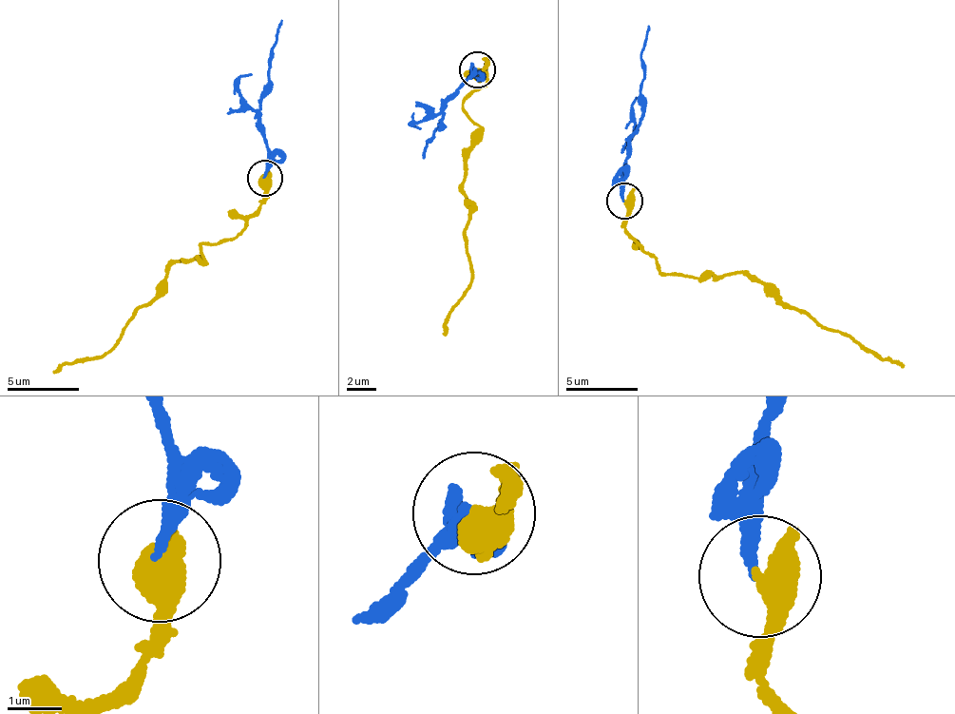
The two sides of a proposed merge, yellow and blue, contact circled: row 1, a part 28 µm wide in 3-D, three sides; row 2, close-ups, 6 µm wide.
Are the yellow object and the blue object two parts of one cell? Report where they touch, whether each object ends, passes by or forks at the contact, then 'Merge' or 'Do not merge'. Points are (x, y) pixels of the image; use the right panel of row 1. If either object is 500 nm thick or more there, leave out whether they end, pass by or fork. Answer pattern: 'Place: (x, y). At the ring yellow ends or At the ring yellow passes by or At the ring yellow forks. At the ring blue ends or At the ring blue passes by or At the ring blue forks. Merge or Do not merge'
Place: (624, 201). Do not merge

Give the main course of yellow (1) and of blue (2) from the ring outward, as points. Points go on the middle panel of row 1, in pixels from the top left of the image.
1: (478, 68), (488, 63), (463, 111), (478, 139), (462, 195), (469, 211), (465, 241), (472, 279), (442, 333)
2: (477, 70), (442, 108), (443, 121), (427, 143), (423, 157)

